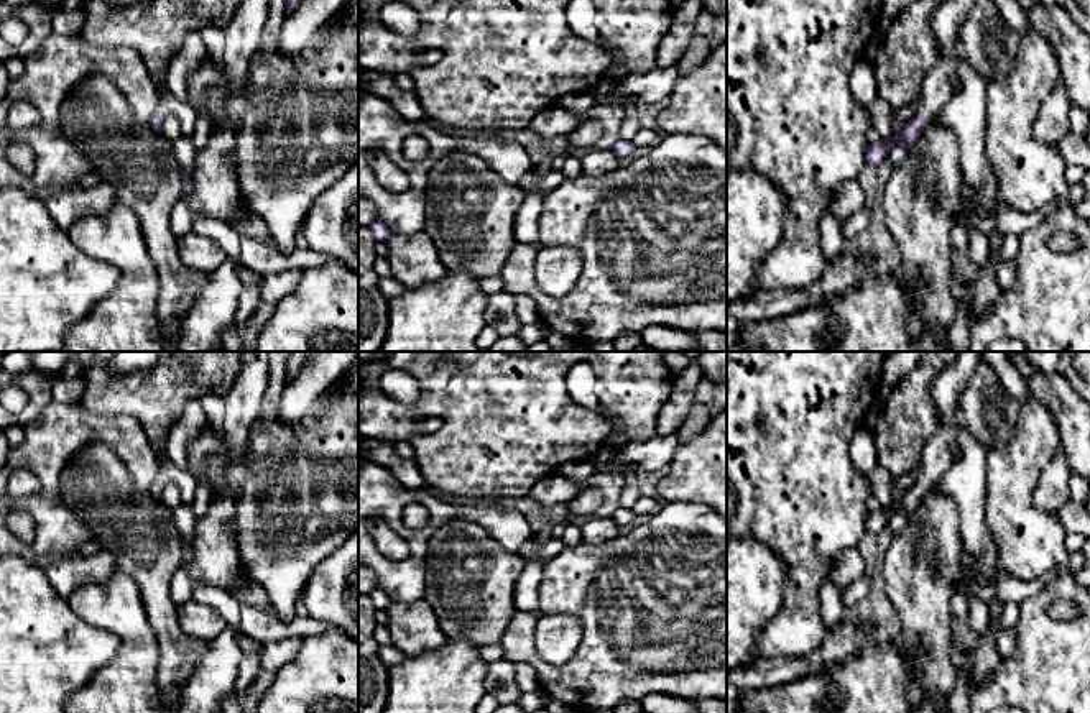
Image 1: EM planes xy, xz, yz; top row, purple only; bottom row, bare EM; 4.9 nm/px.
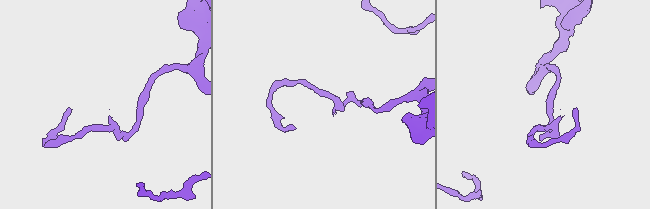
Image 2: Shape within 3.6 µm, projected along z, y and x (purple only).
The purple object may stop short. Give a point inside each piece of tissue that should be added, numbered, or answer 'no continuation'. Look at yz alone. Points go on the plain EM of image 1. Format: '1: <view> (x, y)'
1: yz (942, 449)

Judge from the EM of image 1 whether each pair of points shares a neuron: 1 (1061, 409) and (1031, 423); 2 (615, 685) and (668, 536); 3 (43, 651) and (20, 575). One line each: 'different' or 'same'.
1: different
2: same
3: same

